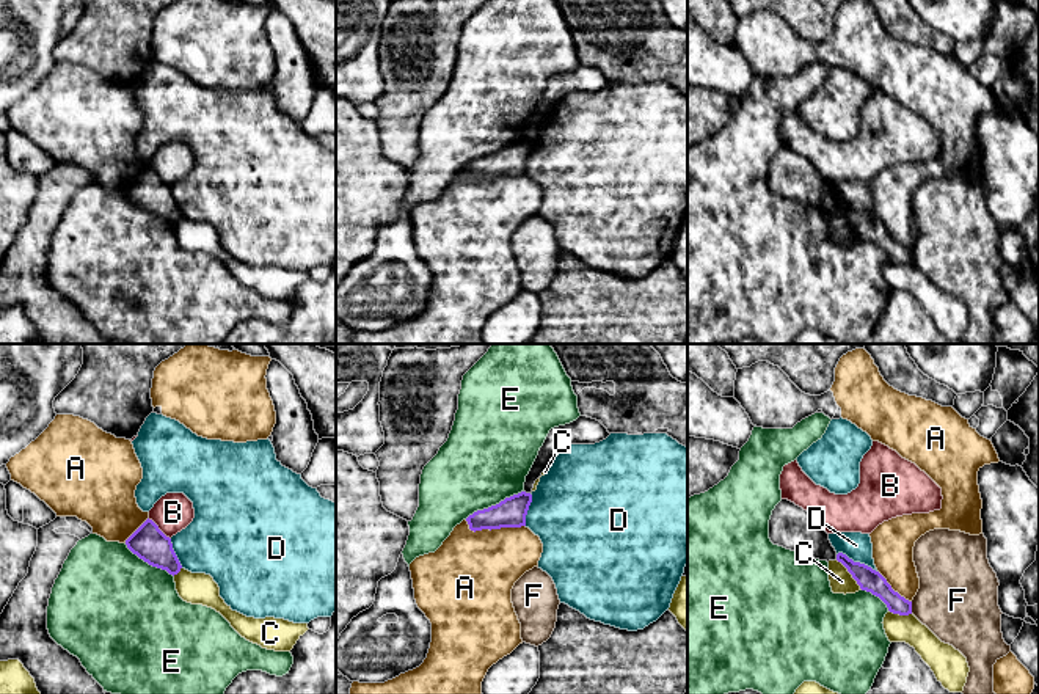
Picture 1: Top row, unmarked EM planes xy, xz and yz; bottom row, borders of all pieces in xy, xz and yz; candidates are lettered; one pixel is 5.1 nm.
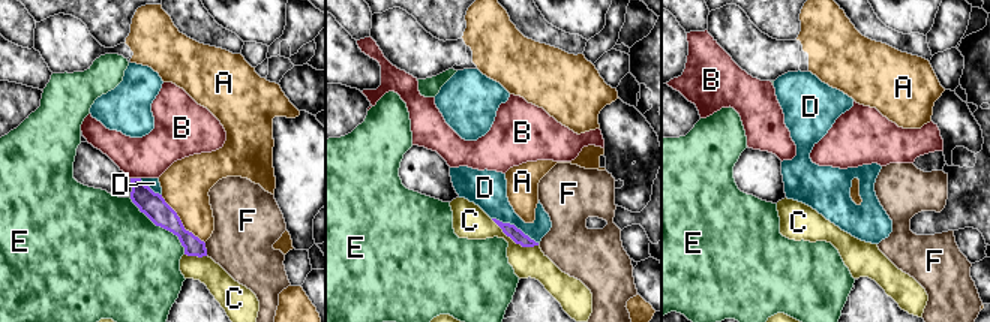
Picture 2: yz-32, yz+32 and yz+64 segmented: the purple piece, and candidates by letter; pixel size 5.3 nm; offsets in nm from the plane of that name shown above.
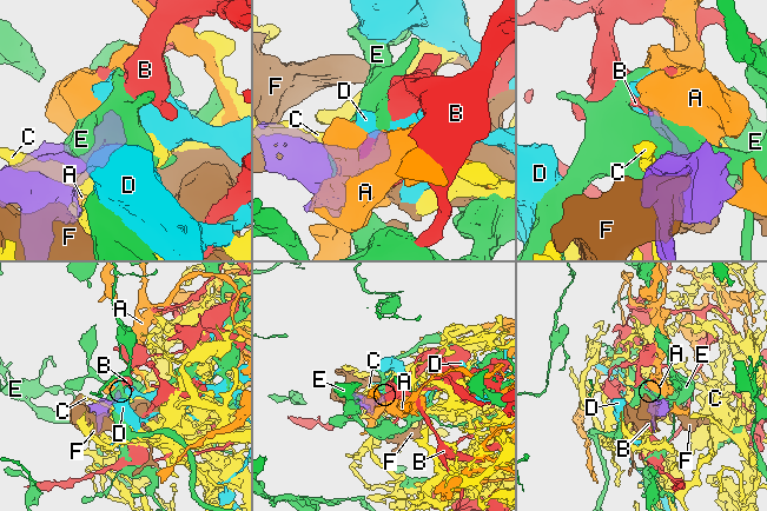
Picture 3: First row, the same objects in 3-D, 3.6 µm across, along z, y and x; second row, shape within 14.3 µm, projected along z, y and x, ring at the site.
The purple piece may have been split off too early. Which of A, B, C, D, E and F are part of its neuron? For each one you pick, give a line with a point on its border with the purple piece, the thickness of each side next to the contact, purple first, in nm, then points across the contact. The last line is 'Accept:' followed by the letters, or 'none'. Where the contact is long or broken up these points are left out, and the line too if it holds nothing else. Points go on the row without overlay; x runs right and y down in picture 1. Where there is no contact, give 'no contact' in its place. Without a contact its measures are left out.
Accept: none

